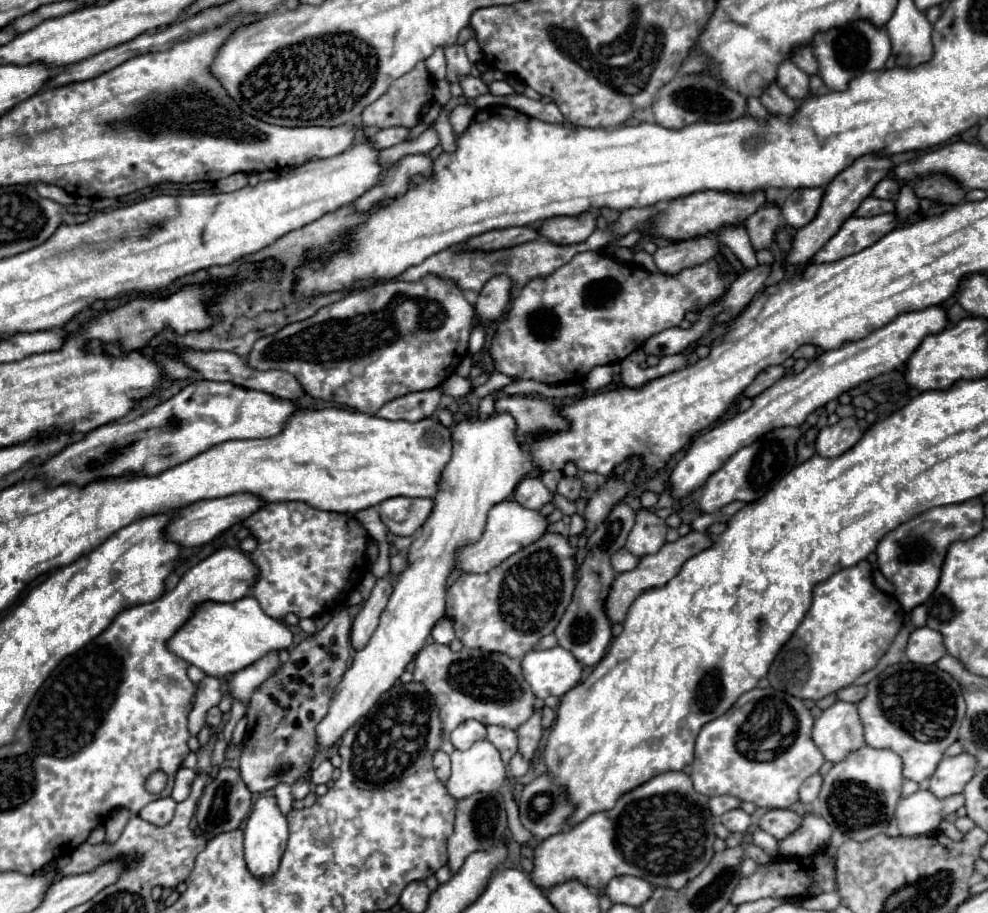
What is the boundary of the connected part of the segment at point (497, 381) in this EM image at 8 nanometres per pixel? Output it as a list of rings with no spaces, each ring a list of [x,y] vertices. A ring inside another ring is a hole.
[[[492,373],[490,375],[490,379],[484,383],[484,385],[480,385],[480,387],[474,387],[472,389],[472,393],[476,395],[476,397],[486,397],[486,395],[490,395],[490,393],[494,393],[494,391],[498,391],[498,389],[502,389],[502,387],[506,387],[506,385],[510,385],[510,381],[514,381],[514,379],[510,379],[510,377],[506,377],[506,375],[502,375],[502,373]]]

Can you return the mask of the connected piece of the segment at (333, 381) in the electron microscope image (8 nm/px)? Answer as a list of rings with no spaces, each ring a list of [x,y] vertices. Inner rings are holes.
[[[434,275],[414,283],[384,281],[366,291],[348,293],[342,301],[322,307],[310,319],[290,323],[274,335],[260,337],[244,361],[256,371],[280,369],[294,375],[304,385],[306,393],[316,399],[348,405],[360,413],[374,415],[384,403],[396,397],[412,391],[434,389],[446,381],[466,355],[474,321],[472,317],[474,307],[452,281]]]

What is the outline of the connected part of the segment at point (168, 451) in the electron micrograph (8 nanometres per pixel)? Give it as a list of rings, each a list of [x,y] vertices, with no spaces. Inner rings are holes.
[[[194,381],[152,411],[102,425],[84,437],[78,437],[64,451],[50,457],[38,469],[38,477],[46,479],[50,485],[68,481],[86,485],[94,479],[118,477],[124,471],[132,471],[136,475],[158,475],[164,469],[184,463],[194,455],[230,439],[274,437],[282,431],[288,417],[296,409],[298,407],[294,407],[292,401],[264,391],[244,389],[234,383]]]

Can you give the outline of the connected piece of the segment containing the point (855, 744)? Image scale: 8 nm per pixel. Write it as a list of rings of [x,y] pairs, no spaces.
[[[836,701],[814,721],[812,741],[830,763],[840,763],[864,743],[864,729],[854,703]]]

